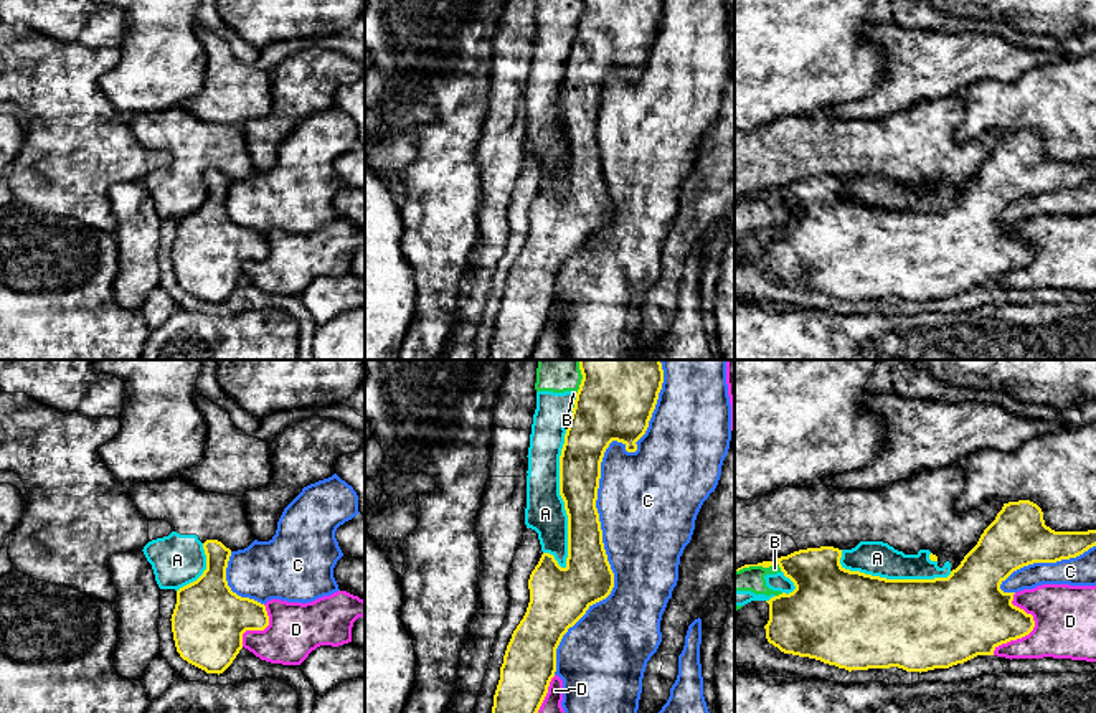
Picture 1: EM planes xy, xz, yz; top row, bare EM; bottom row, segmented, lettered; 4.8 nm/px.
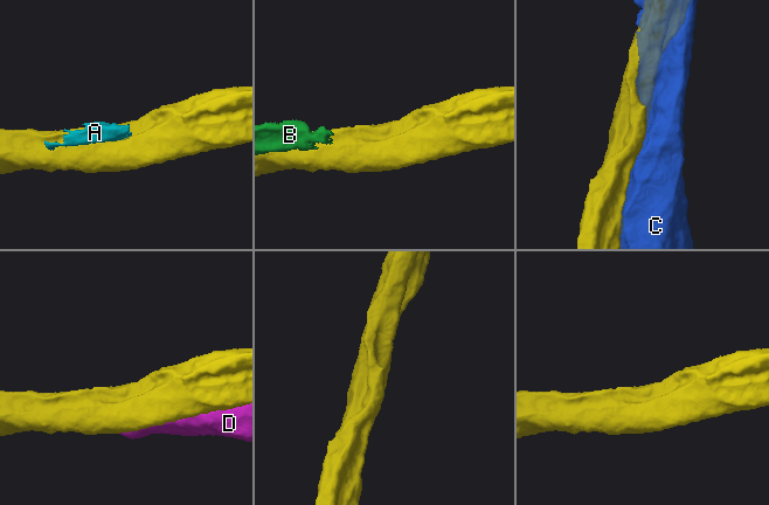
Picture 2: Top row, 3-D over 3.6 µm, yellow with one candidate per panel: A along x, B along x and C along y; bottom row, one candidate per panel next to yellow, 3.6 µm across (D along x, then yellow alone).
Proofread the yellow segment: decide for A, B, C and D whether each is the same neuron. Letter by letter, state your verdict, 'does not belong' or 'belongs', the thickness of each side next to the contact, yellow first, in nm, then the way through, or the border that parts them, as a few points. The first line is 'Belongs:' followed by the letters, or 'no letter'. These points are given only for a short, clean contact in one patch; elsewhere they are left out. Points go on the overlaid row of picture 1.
Belongs: no letter
A: does not belong | 200/200 nm
B: does not belong | 200/120 nm
C: does not belong | 200/480 nm
D: does not belong | 320/300 nm

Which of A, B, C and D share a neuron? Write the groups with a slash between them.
A B / C / D

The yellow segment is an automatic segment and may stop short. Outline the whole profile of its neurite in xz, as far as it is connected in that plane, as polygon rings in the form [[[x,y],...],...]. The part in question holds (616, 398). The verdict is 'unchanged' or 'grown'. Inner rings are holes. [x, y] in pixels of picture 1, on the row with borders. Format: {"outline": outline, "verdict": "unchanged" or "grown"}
{"outline": [[[579,360],[579,370],[583,380],[576,393],[560,456],[560,495],[568,515],[566,566],[561,568],[553,555],[543,553],[531,571],[528,579],[530,602],[507,645],[500,667],[500,680],[494,695],[492,713],[538,713],[556,672],[556,649],[563,635],[593,604],[606,599],[614,588],[614,573],[604,550],[602,530],[596,508],[601,462],[612,441],[622,442],[627,452],[637,451],[635,442],[645,434],[662,390],[664,370],[660,360]]], "verdict": "unchanged"}

